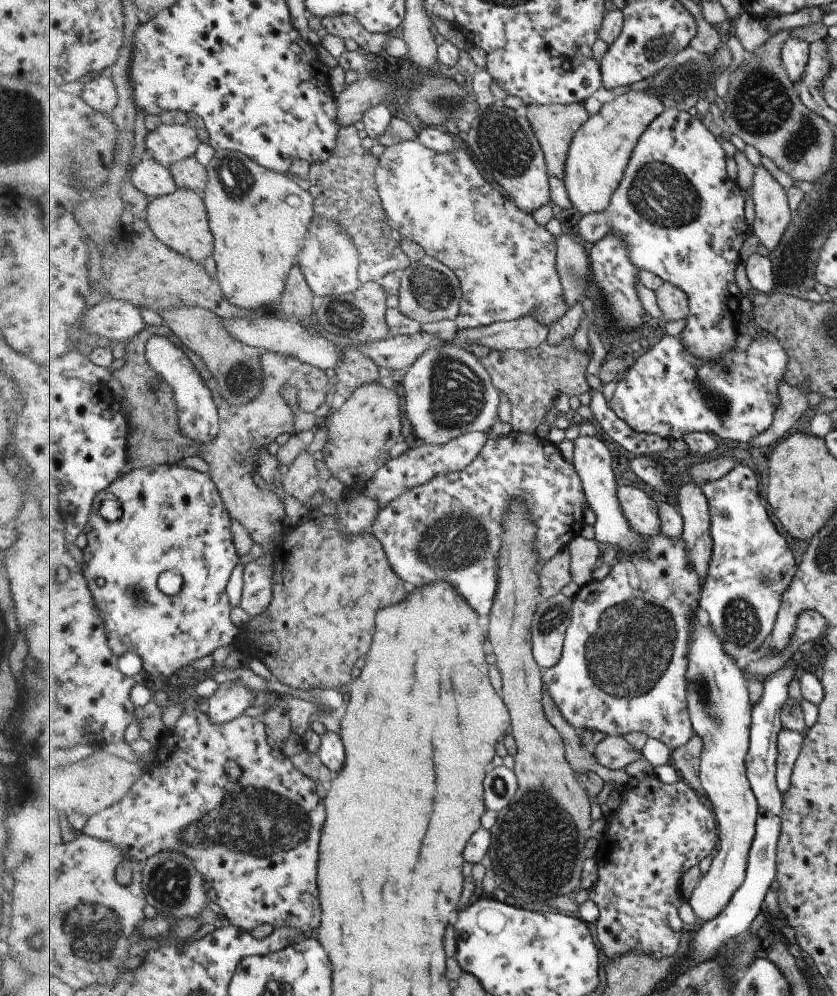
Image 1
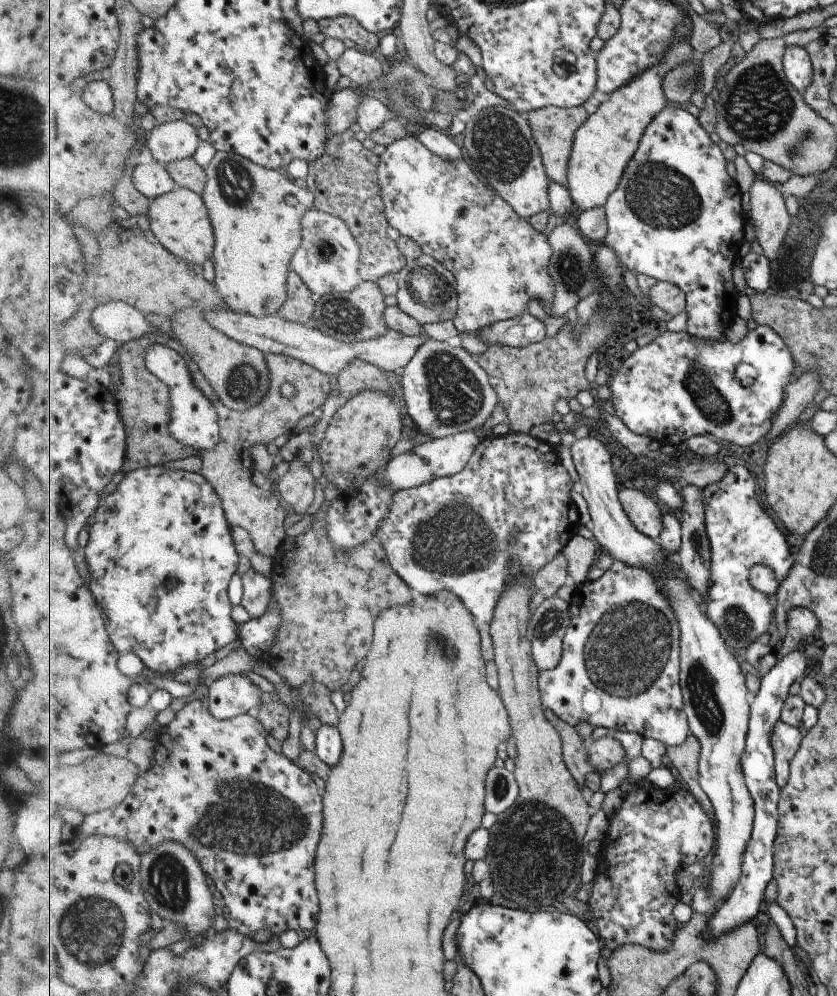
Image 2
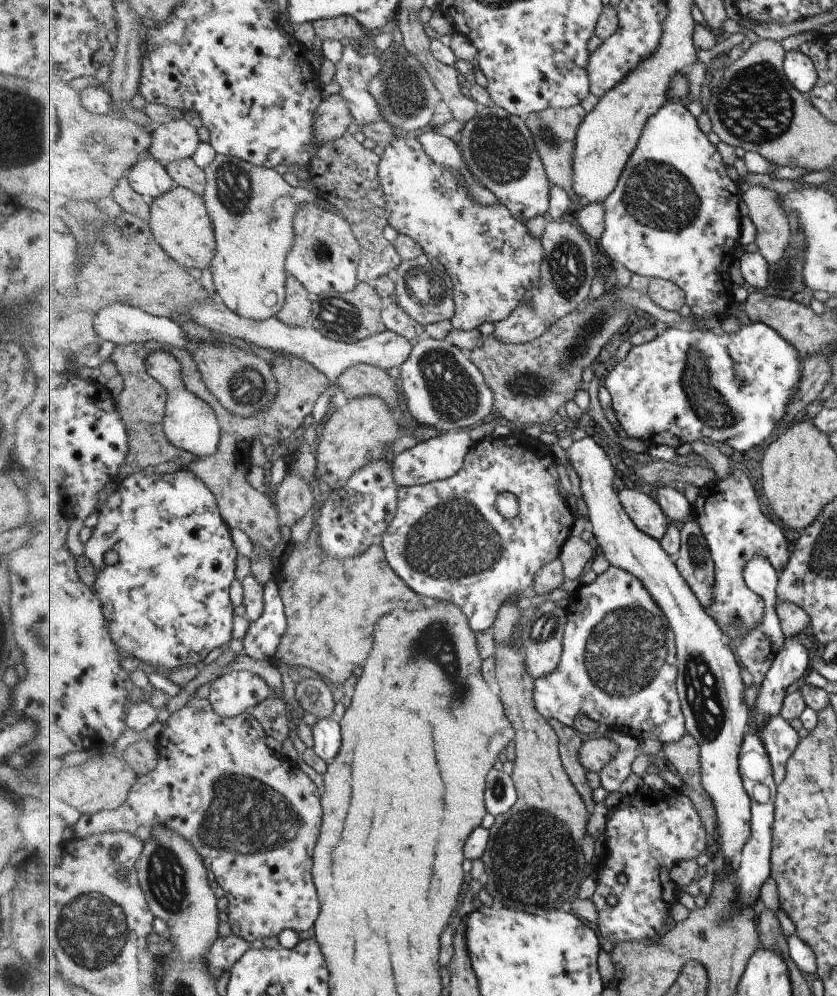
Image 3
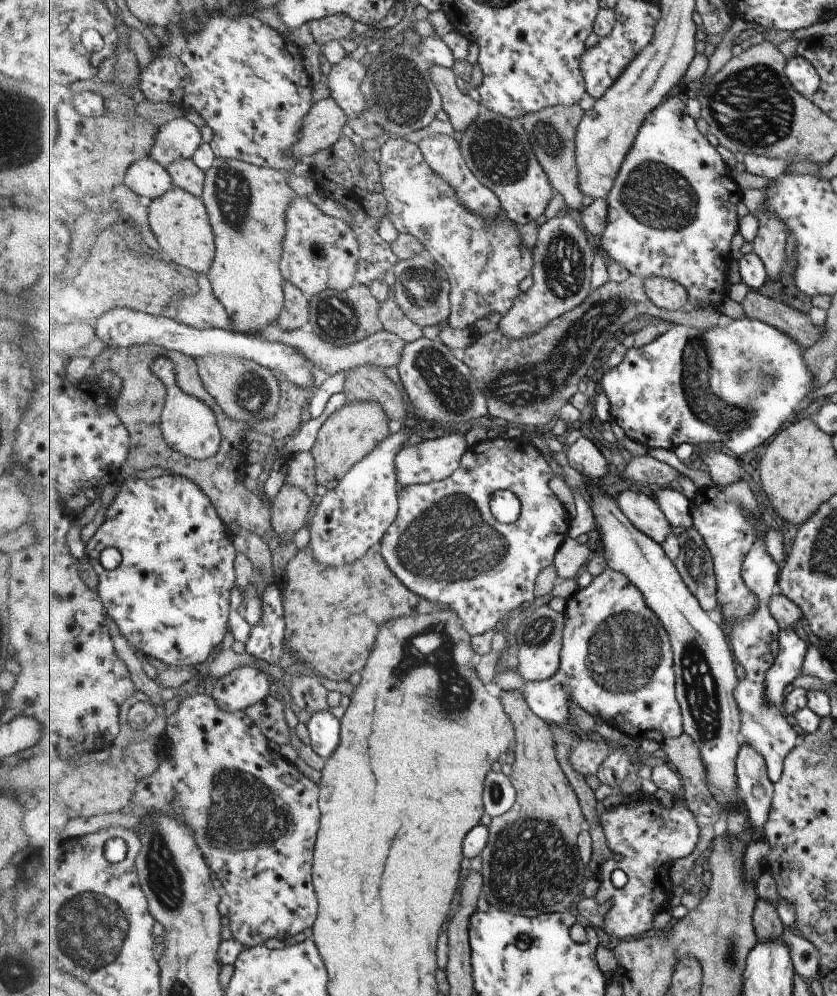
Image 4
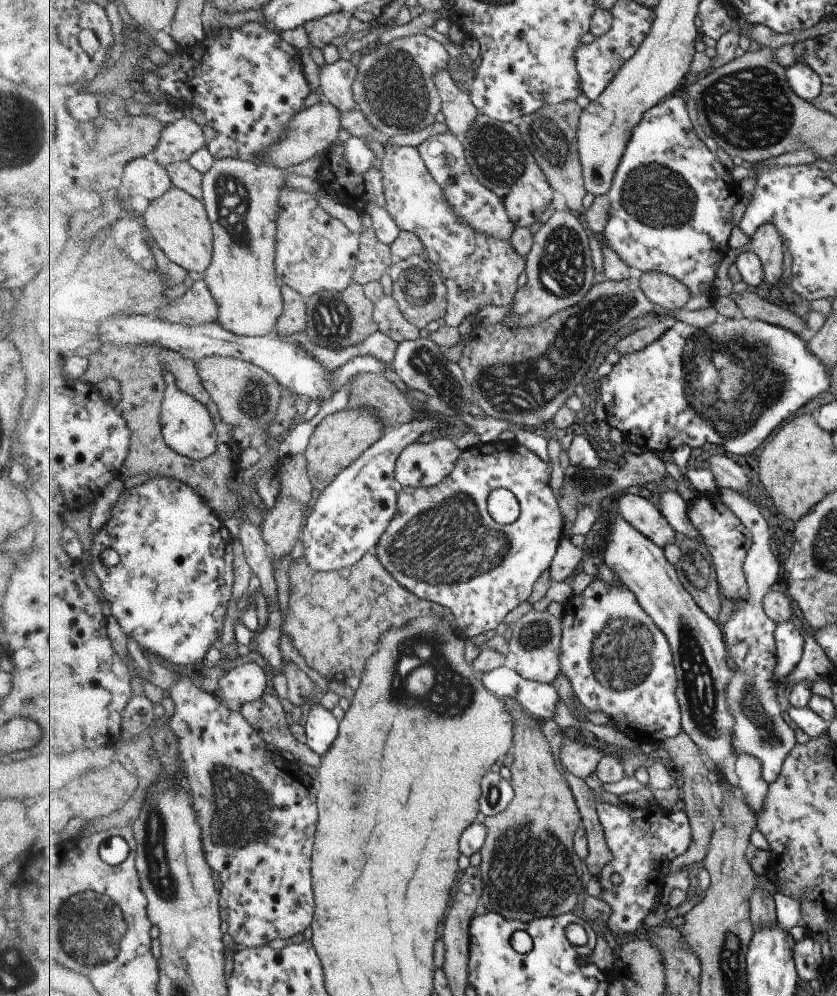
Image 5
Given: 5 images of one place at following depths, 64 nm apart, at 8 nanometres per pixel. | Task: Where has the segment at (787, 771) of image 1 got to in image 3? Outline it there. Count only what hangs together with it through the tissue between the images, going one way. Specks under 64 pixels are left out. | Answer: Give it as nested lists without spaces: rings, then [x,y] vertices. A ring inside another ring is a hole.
[[[783,715],[771,716],[759,730],[759,738],[769,752],[777,784],[786,781],[787,765],[790,764],[803,735],[803,730],[797,724],[785,720]]]

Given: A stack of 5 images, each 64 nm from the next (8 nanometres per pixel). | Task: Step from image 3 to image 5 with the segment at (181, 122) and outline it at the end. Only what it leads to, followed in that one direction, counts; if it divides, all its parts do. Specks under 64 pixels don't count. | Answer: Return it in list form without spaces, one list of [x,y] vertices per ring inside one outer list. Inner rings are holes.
[[[183,116],[182,119],[165,126],[162,140],[153,154],[156,161],[166,167],[171,163],[188,161],[205,144],[208,143],[202,126]]]

